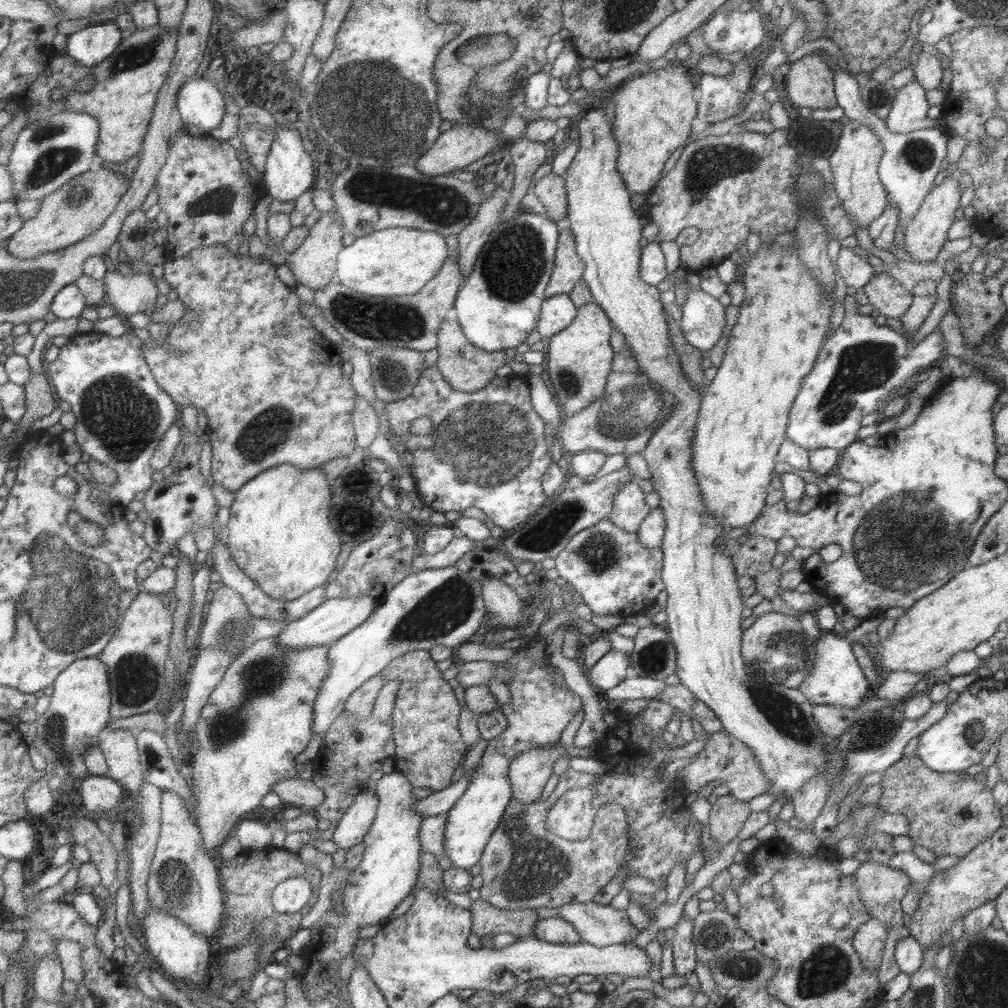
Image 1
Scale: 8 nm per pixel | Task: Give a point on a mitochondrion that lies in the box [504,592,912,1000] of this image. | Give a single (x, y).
(661, 839)

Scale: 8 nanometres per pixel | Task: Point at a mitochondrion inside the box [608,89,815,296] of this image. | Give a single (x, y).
(705, 166)

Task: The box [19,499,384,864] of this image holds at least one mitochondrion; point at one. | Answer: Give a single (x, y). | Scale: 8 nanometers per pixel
(75, 601)

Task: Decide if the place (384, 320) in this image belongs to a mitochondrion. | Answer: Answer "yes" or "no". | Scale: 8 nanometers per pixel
yes

